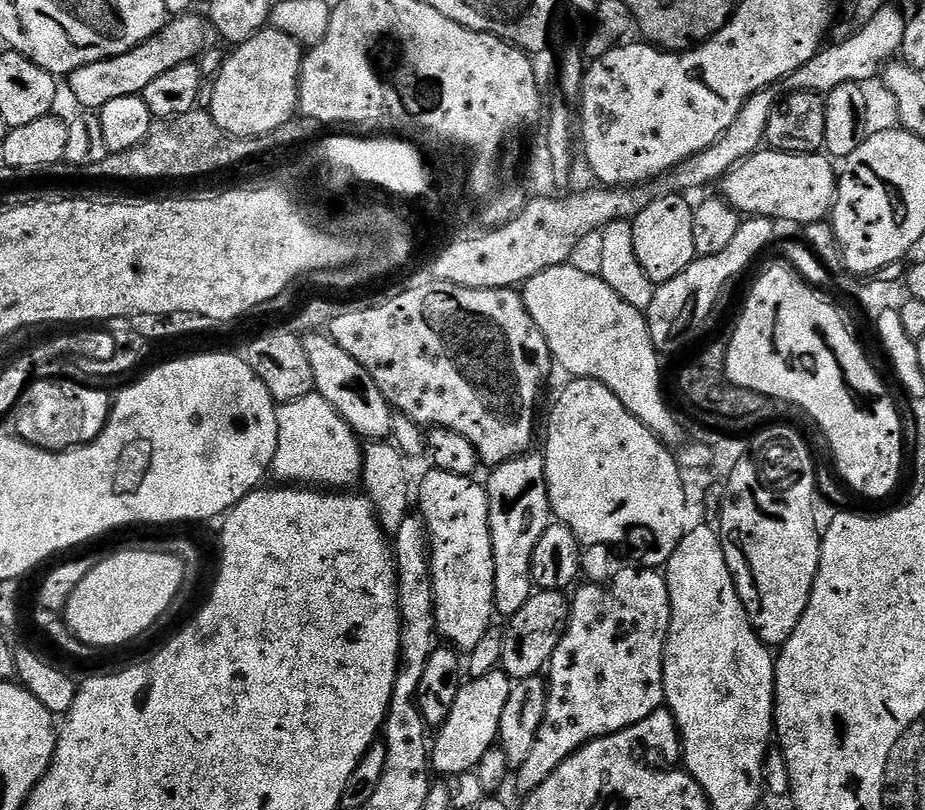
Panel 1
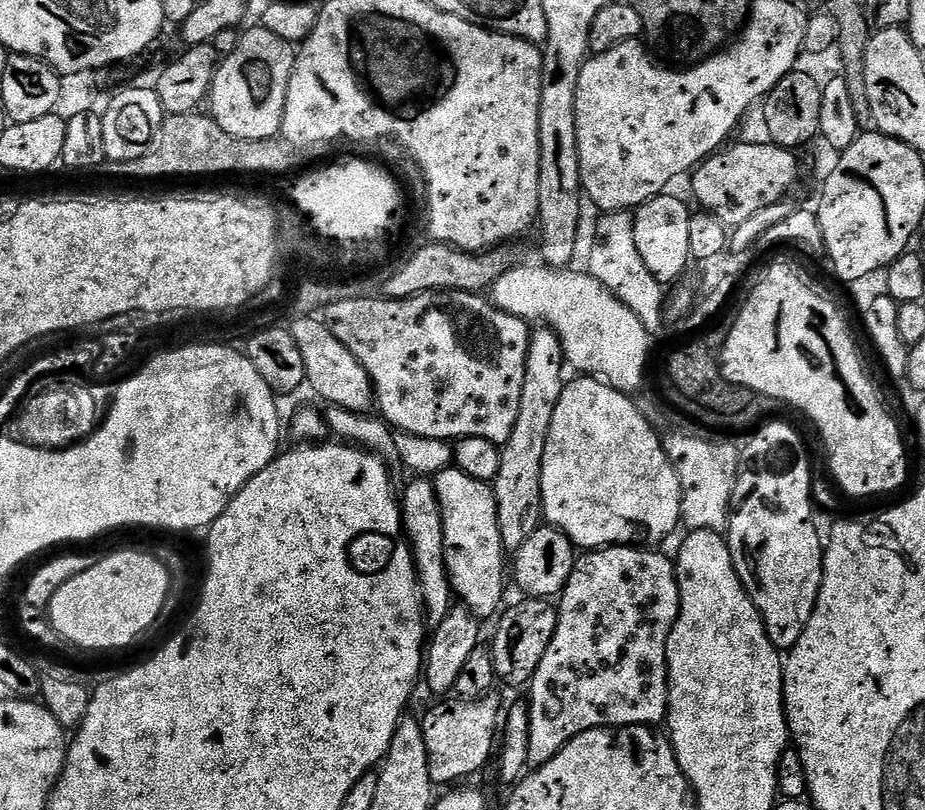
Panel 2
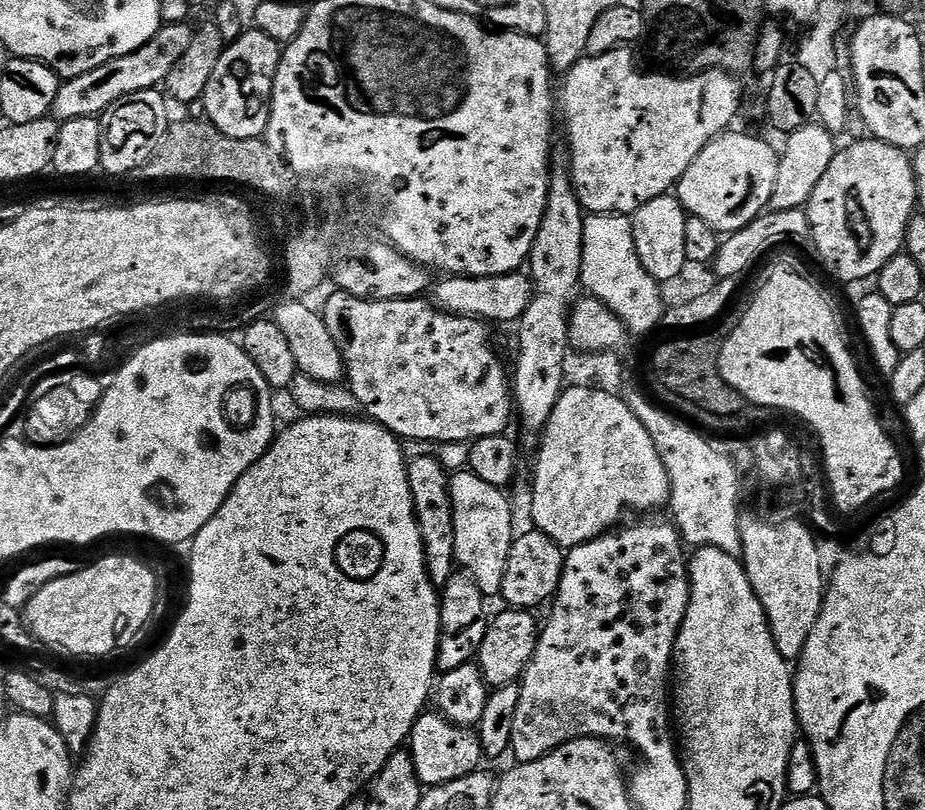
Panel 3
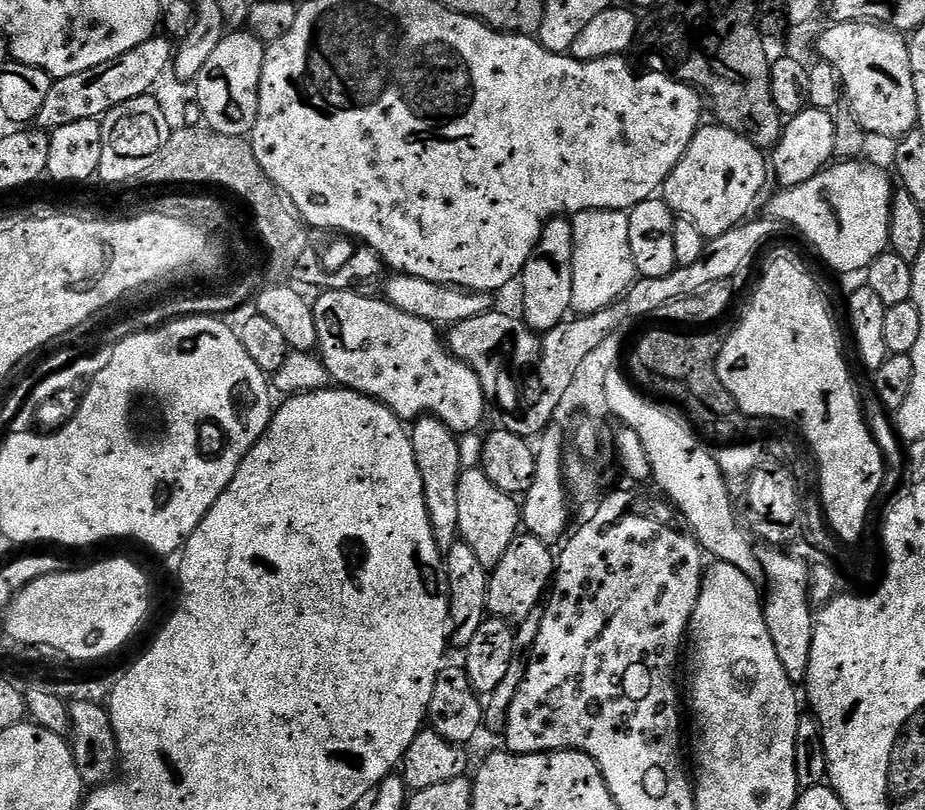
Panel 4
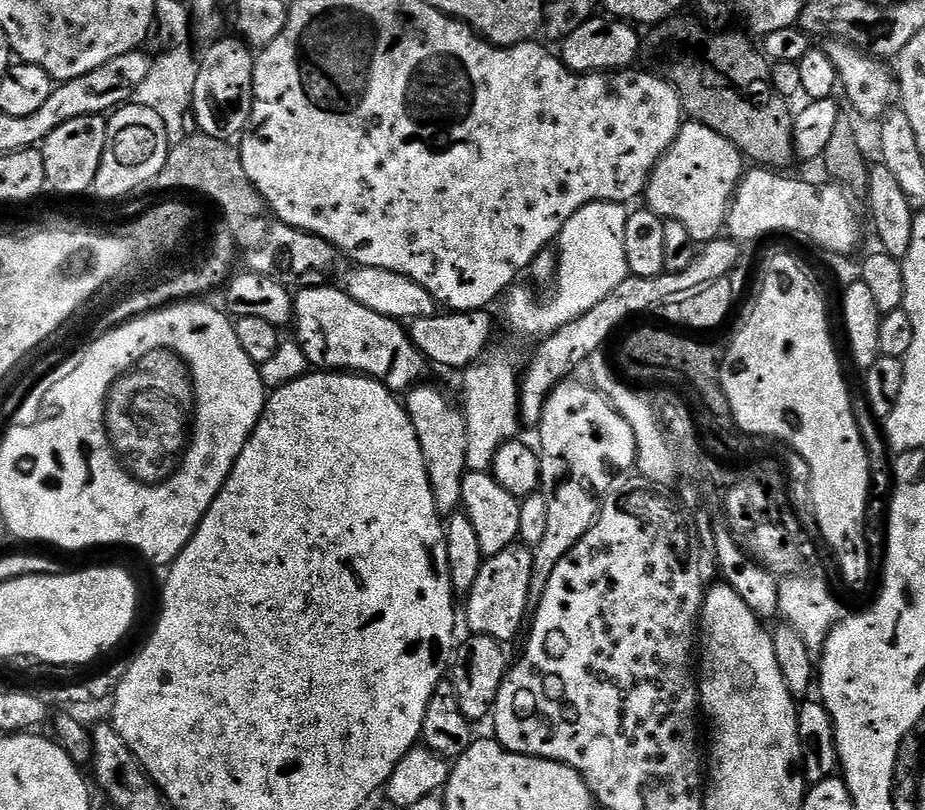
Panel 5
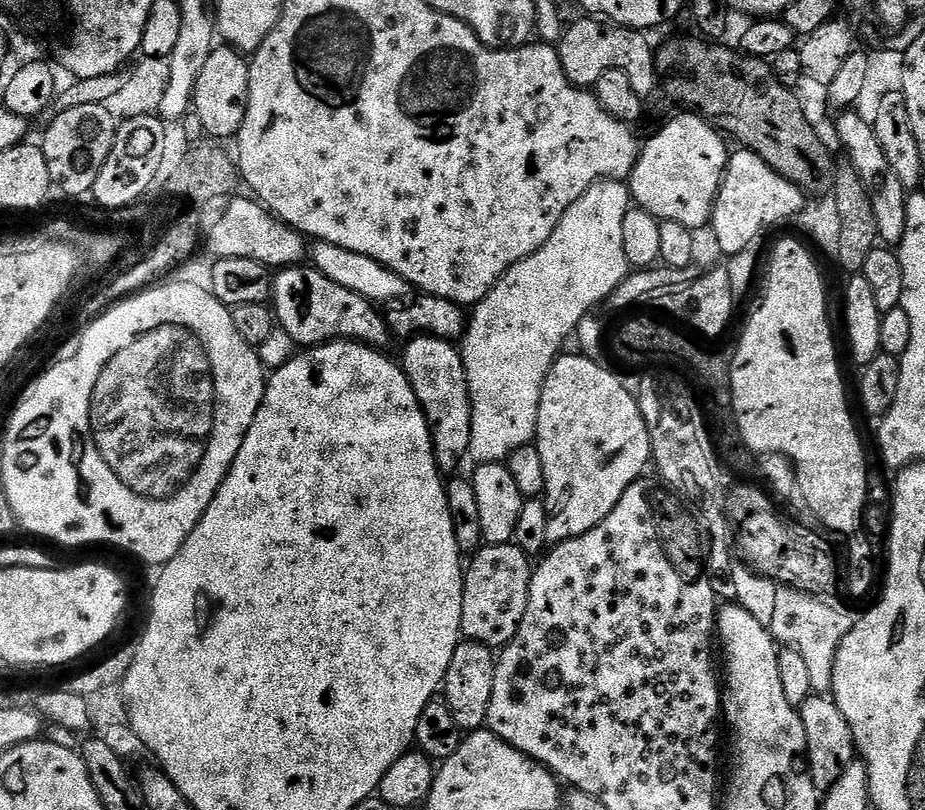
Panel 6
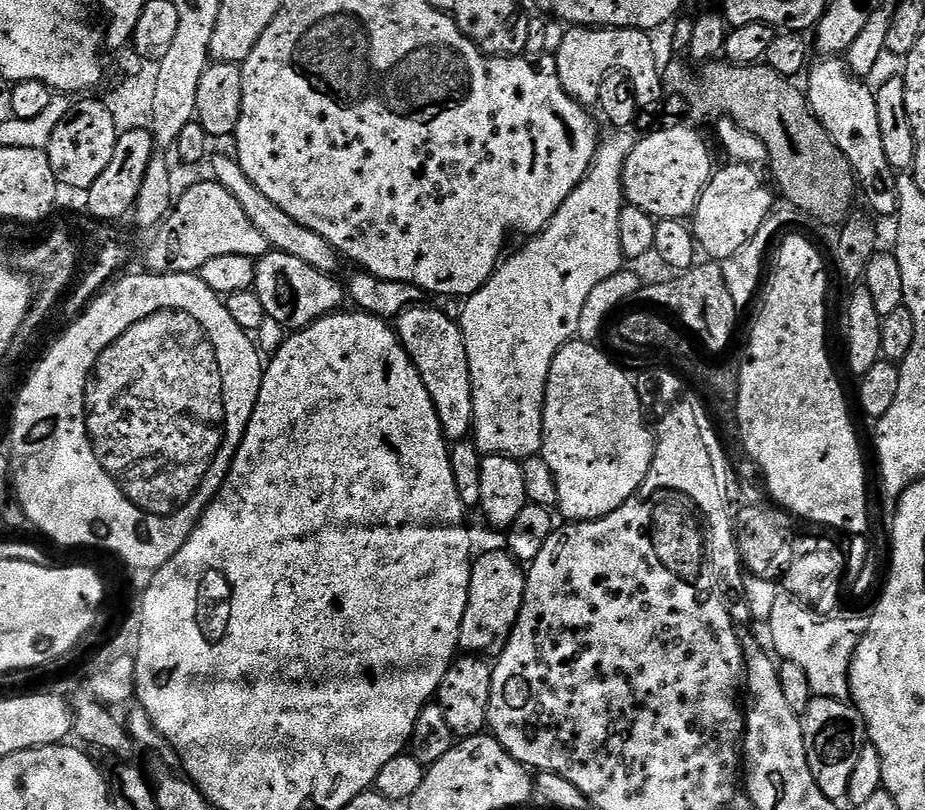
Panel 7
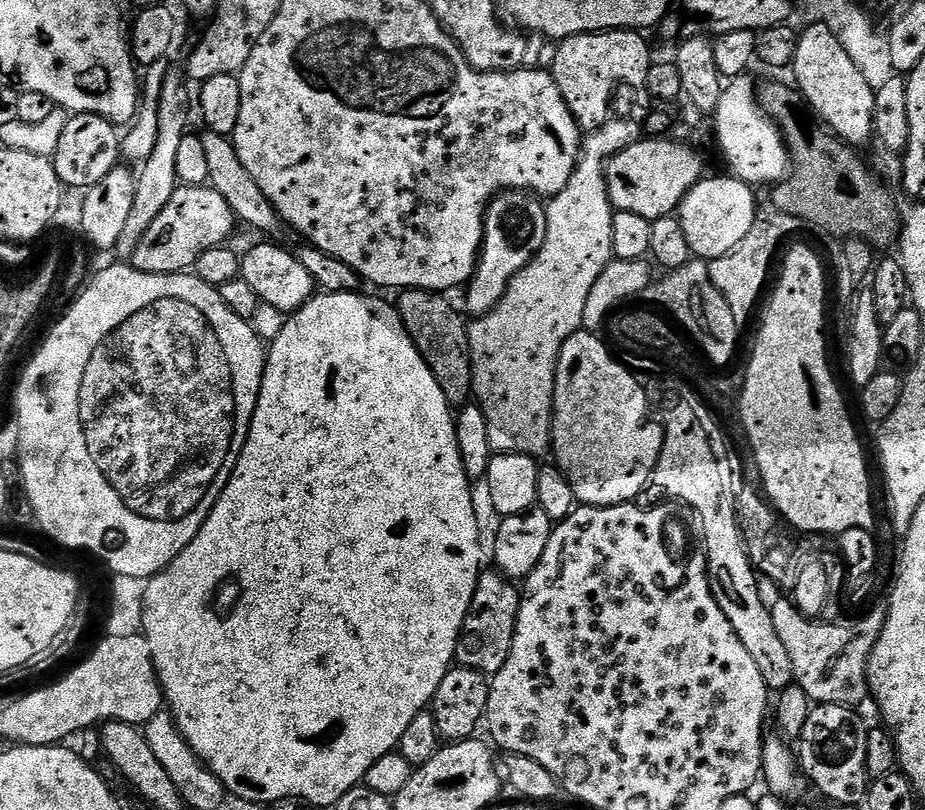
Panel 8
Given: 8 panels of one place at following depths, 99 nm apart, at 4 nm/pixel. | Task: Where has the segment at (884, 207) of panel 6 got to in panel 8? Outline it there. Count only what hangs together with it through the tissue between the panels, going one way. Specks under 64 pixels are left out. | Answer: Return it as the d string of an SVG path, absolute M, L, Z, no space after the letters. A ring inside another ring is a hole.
M810 25L799 33L796 42L796 57L790 65L790 72L796 75L795 87L804 97L807 107L813 108L827 125L833 136L863 149L863 144L871 145L874 140L874 98L872 89L850 55L842 48L841 42L826 25Z

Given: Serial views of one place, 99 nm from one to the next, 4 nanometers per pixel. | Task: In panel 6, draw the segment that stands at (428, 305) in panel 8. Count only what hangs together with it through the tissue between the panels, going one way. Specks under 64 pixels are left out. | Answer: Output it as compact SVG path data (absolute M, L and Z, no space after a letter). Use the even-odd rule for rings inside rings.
M417 334L407 341L402 367L422 410L432 435L434 458L441 473L452 474L468 456L472 429L472 399L468 393L466 370L460 349L451 340Z

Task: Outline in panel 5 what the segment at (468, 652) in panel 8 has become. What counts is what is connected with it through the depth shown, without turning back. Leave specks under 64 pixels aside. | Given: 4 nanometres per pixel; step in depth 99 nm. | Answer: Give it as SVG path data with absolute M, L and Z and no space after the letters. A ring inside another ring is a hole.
M514 543L506 550L485 559L474 586L467 589L468 609L462 616L468 619L468 632L477 636L489 636L501 642L509 642L521 632L530 612L530 582L534 574L533 549ZM528 612L528 613L527 613ZM524 615L525 620L524 620ZM524 624L524 625L523 625Z

